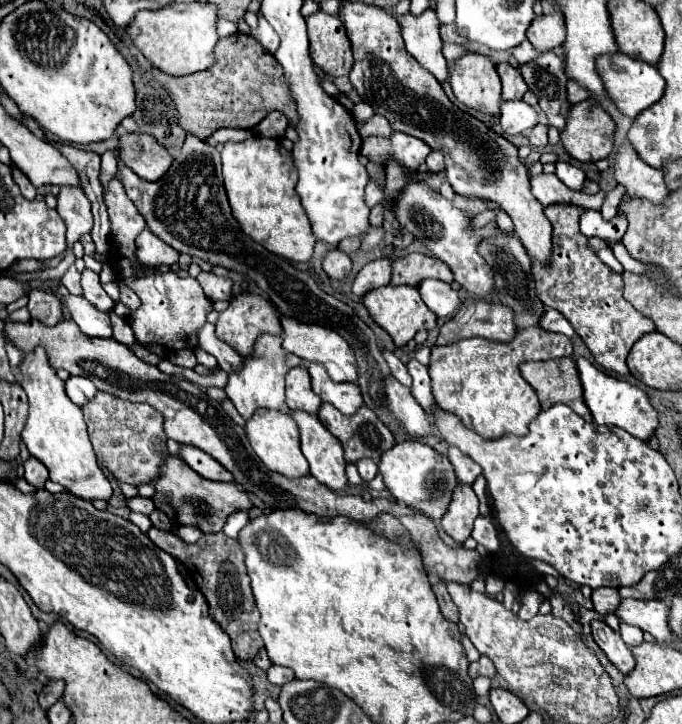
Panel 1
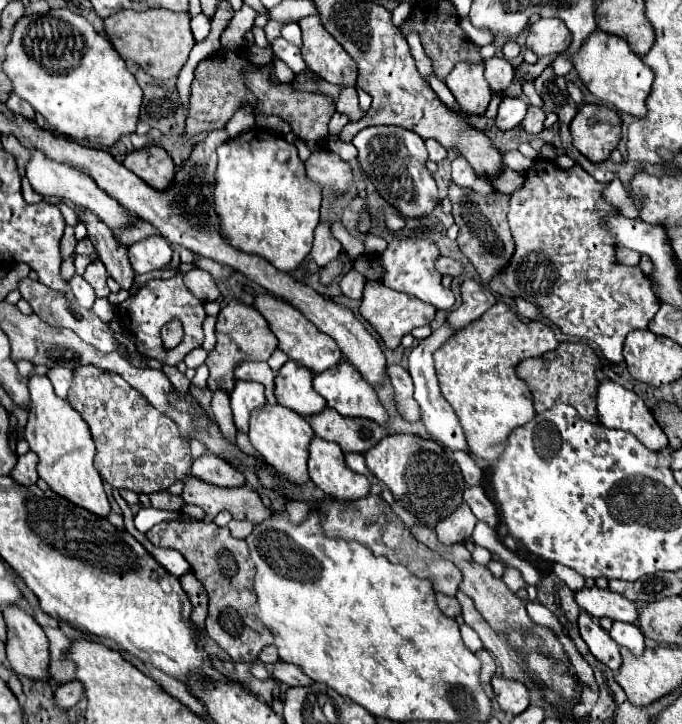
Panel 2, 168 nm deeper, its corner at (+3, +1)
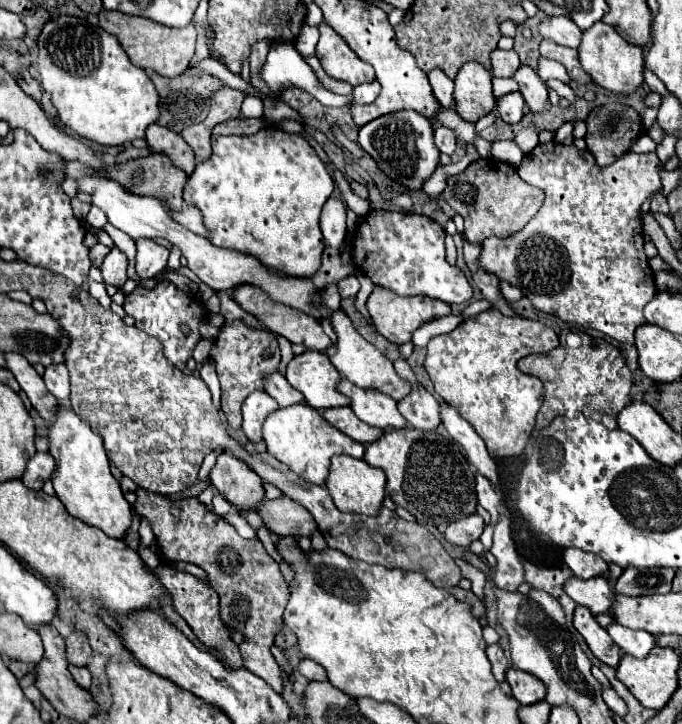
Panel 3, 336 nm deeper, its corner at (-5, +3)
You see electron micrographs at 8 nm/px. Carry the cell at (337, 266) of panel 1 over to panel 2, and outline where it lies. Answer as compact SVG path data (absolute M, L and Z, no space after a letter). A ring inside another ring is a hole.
M319 224L315 228L315 240L313 240L313 250L311 258L317 266L327 266L333 262L341 252L341 244L331 236L329 224Z

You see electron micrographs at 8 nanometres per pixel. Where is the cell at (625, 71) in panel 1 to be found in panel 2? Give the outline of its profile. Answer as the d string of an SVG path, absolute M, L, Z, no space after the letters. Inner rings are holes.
M597 30L597 32L593 32L593 36L589 36L589 40L583 42L581 50L573 56L573 64L575 64L575 70L579 72L579 78L583 80L583 84L599 100L603 100L631 116L637 116L637 118L643 116L645 100L651 92L655 74L647 64L643 64L641 56L637 56L625 40Z

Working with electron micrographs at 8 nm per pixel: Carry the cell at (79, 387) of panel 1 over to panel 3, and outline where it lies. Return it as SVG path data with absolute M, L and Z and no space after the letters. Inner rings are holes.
M51 364L45 368L43 380L47 384L47 390L57 398L57 400L67 400L69 398L69 372L65 364Z

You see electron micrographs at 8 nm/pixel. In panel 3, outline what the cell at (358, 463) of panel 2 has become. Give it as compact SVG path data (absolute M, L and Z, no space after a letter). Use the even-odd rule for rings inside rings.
M307 404L279 408L275 414L271 414L263 424L263 440L271 456L287 464L295 474L311 484L325 484L329 464L335 454L353 454L353 458L363 458L363 444L339 432Z

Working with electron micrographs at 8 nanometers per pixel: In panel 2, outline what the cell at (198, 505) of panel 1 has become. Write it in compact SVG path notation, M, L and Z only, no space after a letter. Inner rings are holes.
M185 476L183 484L185 488L181 492L181 498L185 500L185 504L195 504L203 508L207 518L215 518L217 512L229 510L235 520L247 518L259 524L271 514L271 510L263 506L259 494L249 484L237 488L221 488L197 480L195 476Z

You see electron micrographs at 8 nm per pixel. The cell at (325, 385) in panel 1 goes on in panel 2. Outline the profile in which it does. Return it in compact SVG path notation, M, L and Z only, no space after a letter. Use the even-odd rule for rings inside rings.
M347 362L337 364L331 372L323 372L323 376L315 376L313 378L313 388L315 388L315 392L319 392L327 400L327 406L335 408L343 416L369 418L369 420L375 420L377 424L385 424L385 420L387 420L387 412L381 406L381 402L377 400L375 390Z

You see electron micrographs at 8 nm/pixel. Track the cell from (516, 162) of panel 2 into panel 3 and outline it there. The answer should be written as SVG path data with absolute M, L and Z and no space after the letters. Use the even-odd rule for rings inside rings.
M503 140L503 142L491 142L491 156L503 162L509 162L513 166L519 166L523 160L523 152L517 148L513 140Z

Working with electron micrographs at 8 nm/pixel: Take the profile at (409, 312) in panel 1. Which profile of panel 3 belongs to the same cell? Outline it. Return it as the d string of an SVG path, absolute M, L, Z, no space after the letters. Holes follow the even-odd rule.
M379 286L371 292L371 296L367 300L367 310L369 310L369 314L371 314L373 322L375 322L377 332L381 332L381 336L385 336L393 344L411 342L413 332L421 324L451 314L451 306L441 302L441 300L427 298L427 296L397 296L397 294L391 294L391 290L383 290Z

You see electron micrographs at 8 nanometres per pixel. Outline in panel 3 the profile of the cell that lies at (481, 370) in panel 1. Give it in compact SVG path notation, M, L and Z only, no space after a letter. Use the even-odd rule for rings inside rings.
M491 308L481 312L477 318L463 320L453 332L435 336L427 344L427 356L423 366L435 386L435 392L447 404L455 406L461 418L465 418L485 440L491 458L509 458L519 456L525 450L535 426L535 416L545 398L541 380L525 380L525 374L517 368L517 360L535 352L549 352L557 344L559 338L547 324L529 318L509 318L503 316L499 310Z

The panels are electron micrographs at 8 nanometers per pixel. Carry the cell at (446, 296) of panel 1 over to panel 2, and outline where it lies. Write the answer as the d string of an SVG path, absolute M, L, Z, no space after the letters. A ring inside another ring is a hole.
M425 238L391 240L387 250L379 256L383 260L383 266L387 268L387 276L383 276L383 284L393 290L417 296L419 300L435 306L437 310L449 310L455 304L455 296L449 288L441 284L441 274L435 272L433 262L437 260L437 256L439 256L439 248L435 246L433 240L425 240Z

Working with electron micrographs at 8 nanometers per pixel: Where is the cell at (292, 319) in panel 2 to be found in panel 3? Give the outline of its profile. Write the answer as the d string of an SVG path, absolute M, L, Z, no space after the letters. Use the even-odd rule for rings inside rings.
M241 284L233 290L233 300L249 314L253 314L261 324L265 324L271 332L275 334L281 334L285 336L289 342L293 344L303 344L307 346L309 350L327 350L331 346L331 340L329 336L323 332L321 328L321 322L303 314L301 310L297 308L291 308L291 306L285 306L285 304L279 304L279 302L271 302L271 298L267 298L267 294L263 294L263 290L251 286L251 284Z

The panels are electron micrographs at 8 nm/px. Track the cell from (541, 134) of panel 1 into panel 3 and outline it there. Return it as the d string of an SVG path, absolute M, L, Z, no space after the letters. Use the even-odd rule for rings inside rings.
M521 64L513 78L517 80L521 96L525 98L527 106L531 108L531 112L543 112L543 110L547 110L547 102L549 102L549 98L547 98L547 86L545 86L545 82L537 76L537 72L531 66Z

